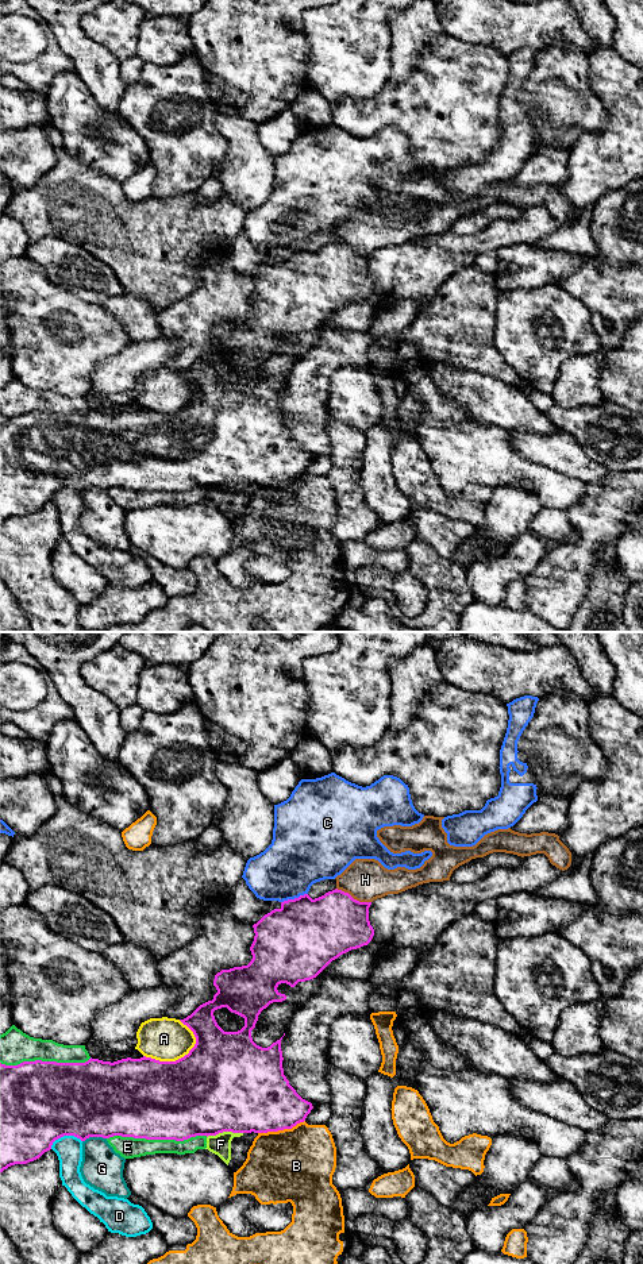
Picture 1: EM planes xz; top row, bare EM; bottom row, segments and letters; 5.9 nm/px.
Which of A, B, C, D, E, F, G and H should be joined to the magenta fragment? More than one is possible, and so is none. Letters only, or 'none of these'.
none of these

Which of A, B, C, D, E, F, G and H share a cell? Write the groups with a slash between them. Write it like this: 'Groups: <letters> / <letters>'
Groups: A / B / C / D / E / F / G / H

